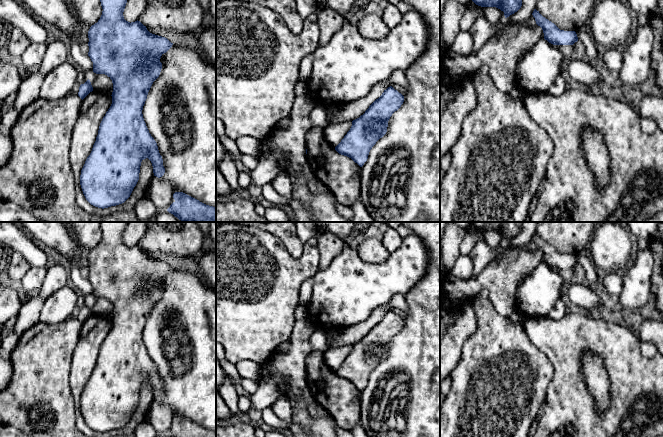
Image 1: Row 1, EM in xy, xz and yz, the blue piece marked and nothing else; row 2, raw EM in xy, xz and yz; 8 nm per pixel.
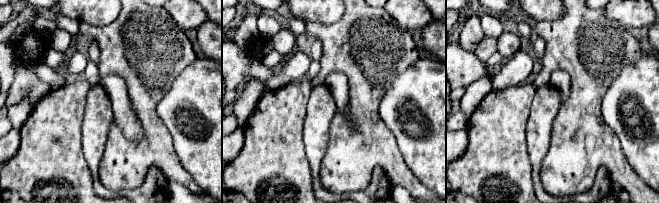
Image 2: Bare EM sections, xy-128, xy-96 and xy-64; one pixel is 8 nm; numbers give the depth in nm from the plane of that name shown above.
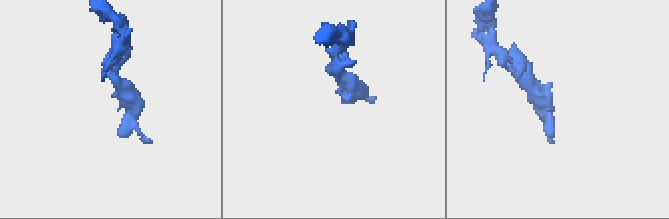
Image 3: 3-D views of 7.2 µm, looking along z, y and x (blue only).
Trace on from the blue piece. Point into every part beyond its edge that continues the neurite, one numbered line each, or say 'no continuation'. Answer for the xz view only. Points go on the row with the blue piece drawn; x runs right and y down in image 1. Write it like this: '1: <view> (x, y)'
no continuation

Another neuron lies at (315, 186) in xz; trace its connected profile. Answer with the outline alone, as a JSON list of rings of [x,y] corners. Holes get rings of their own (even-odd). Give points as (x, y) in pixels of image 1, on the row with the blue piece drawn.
[[[312,181],[307,184],[310,192],[323,193],[328,190],[326,186],[321,184],[319,181]]]

